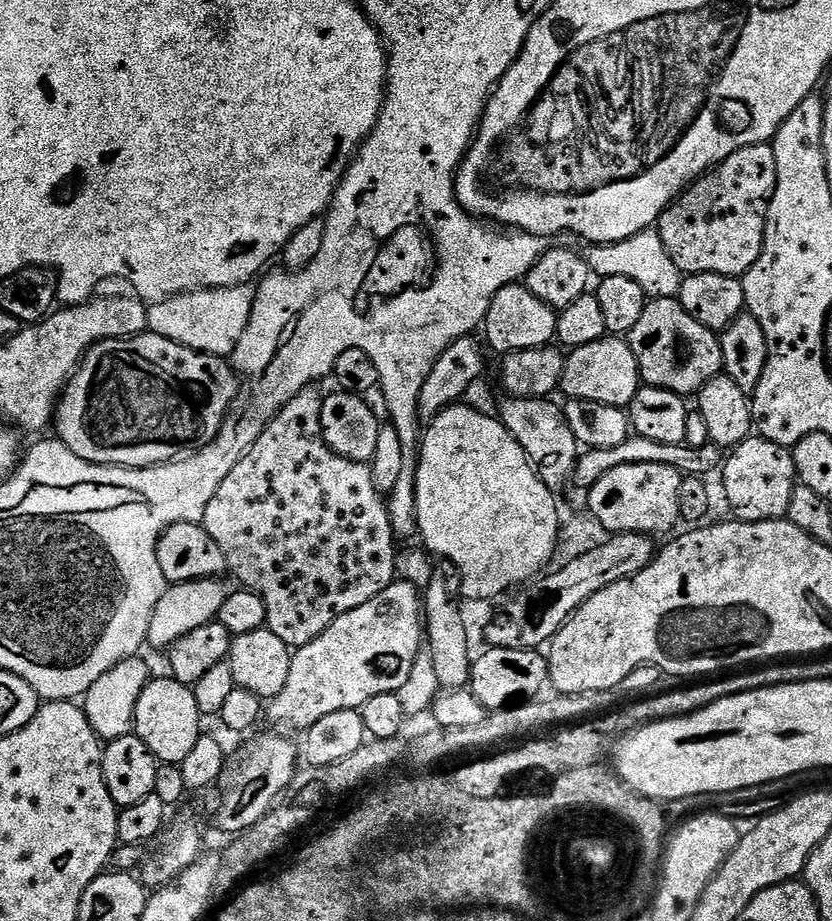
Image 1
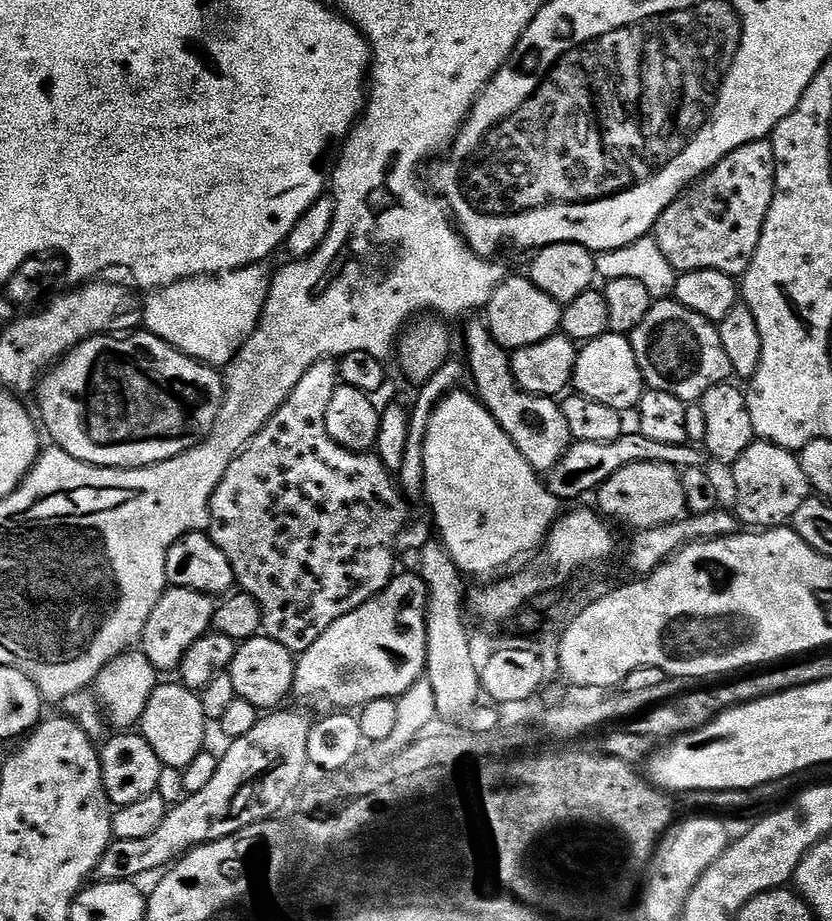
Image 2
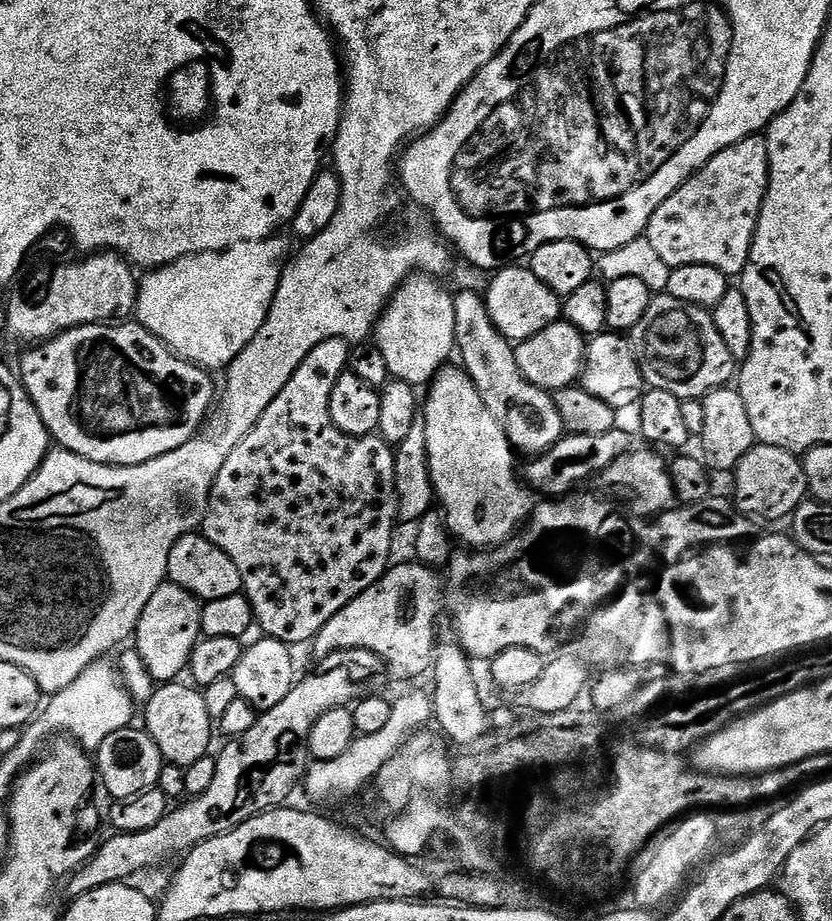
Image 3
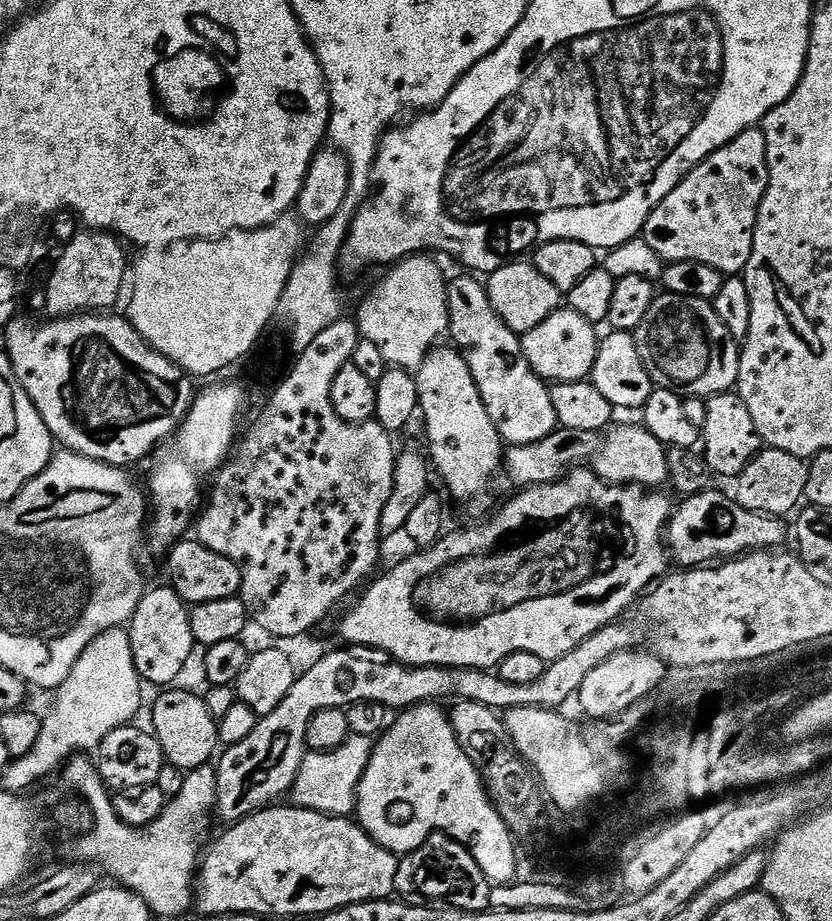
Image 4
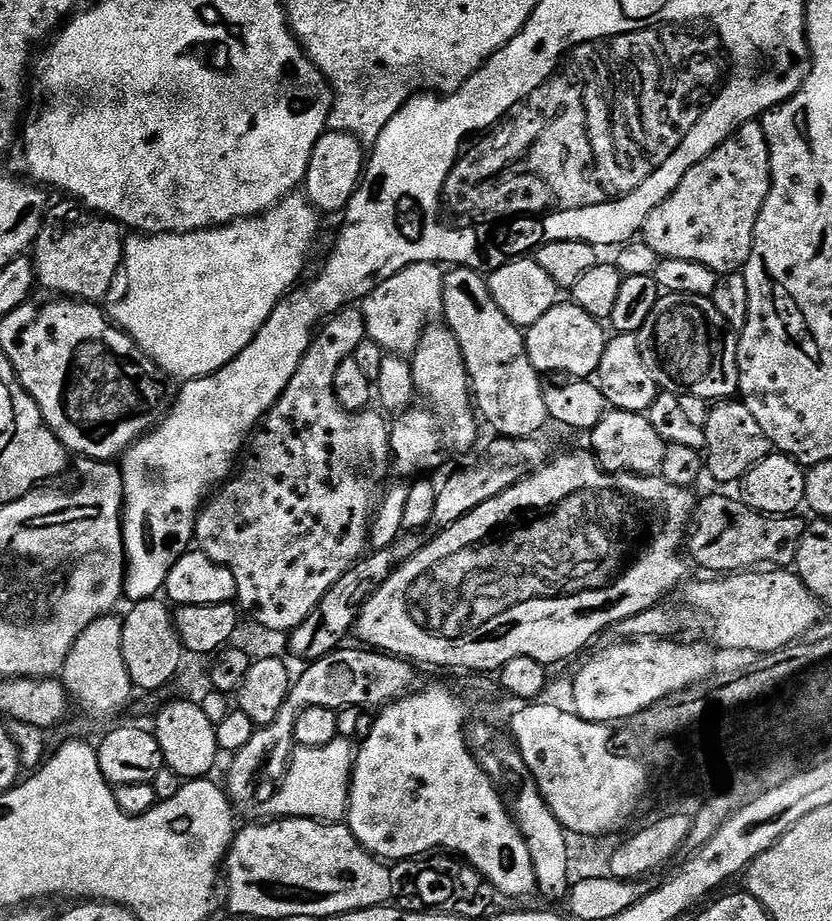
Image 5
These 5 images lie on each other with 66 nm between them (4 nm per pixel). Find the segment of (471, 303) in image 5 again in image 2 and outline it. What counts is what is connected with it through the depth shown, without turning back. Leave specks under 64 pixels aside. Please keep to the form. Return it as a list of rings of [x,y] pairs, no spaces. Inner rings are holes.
[[[483,319],[467,321],[464,344],[468,347],[466,359],[470,380],[476,383],[475,395],[480,403],[487,406],[490,414],[506,430],[506,434],[518,446],[522,458],[541,474],[552,471],[573,443],[570,426],[566,426],[566,414],[562,414],[560,404],[551,396],[535,396],[522,391],[512,373],[512,358],[509,349],[504,348],[492,337],[492,329]]]

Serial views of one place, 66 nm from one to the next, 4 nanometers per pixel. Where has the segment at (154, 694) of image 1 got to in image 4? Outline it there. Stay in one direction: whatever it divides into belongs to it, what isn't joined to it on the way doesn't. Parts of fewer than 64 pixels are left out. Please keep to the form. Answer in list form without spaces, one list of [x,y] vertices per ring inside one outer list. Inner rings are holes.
[[[164,690],[160,697],[156,700],[156,705],[152,708],[152,725],[151,731],[154,733],[156,740],[162,746],[164,751],[164,759],[169,764],[178,766],[186,774],[192,772],[196,768],[209,763],[217,755],[218,749],[221,747],[220,735],[216,729],[217,720],[210,714],[210,710],[206,710],[203,695],[195,696],[192,692],[172,692],[176,690]]]

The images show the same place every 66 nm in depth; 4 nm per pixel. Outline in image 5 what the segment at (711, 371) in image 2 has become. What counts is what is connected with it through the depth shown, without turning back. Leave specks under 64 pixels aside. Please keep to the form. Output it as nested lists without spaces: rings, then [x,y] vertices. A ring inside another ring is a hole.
[[[673,292],[661,295],[654,310],[650,310],[650,318],[641,326],[638,339],[642,362],[646,362],[657,389],[709,402],[723,402],[739,393],[738,336],[718,314],[711,298]]]

